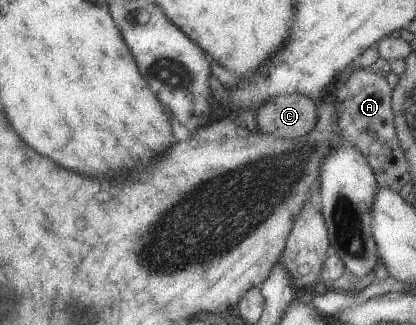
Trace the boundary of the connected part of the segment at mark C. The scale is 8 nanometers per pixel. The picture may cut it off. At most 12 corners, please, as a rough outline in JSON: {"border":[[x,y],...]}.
{"border":[[271,97],[255,110],[263,134],[291,140],[315,128],[315,100]]}

